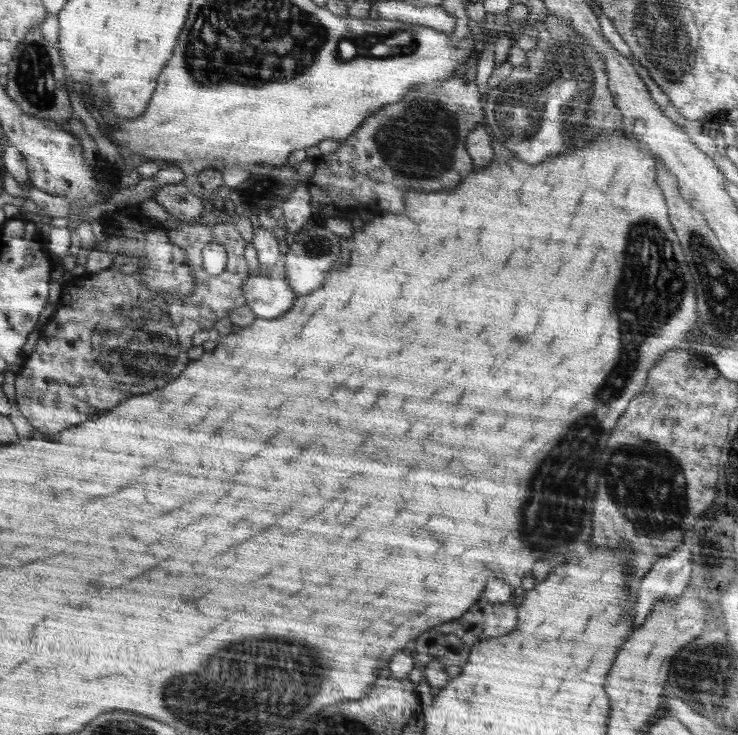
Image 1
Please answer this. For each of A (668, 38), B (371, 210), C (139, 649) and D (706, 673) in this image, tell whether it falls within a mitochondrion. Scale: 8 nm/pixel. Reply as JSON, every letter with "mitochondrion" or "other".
{"A":"mitochondrion","B":"other","C":"other","D":"mitochondrion"}

